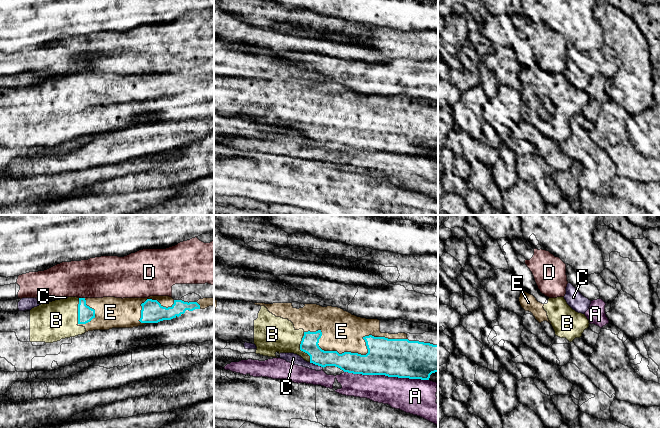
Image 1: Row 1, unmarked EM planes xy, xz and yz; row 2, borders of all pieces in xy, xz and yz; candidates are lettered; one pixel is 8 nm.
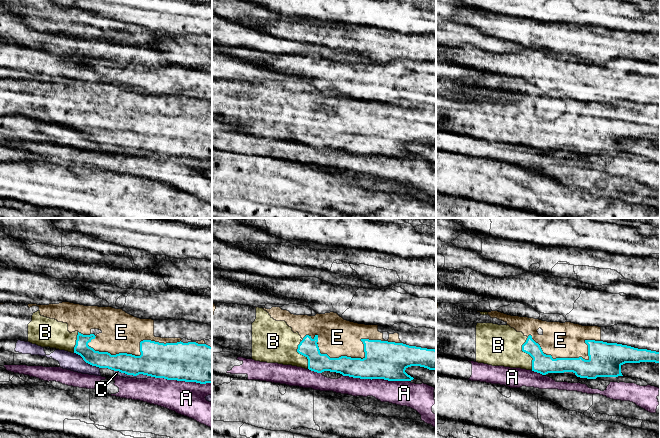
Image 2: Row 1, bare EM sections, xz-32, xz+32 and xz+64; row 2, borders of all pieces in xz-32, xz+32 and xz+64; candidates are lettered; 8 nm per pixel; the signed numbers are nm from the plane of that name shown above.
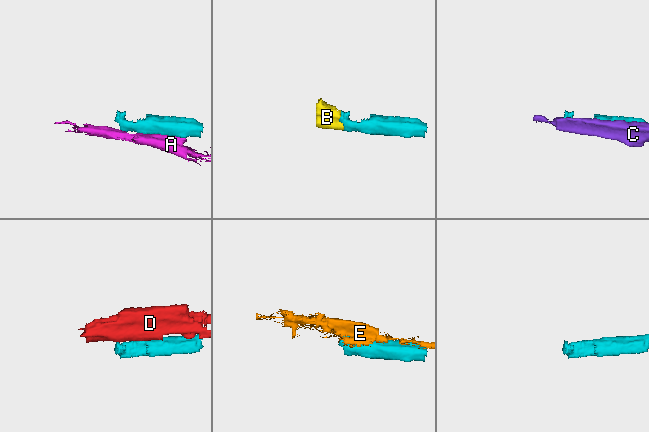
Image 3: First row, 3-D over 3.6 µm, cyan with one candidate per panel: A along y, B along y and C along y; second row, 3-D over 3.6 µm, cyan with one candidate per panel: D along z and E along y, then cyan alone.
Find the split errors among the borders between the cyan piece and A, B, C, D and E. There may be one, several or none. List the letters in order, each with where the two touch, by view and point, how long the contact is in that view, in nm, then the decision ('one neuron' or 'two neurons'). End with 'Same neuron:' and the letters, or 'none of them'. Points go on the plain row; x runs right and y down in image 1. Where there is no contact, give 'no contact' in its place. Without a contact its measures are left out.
A: contact xz (386, 151); length 700 nm; two neurons
B: contact xz (300, 124); length 240 nm; one neuron
C: contact xz (316, 140); length 130 nm; two neurons
D: contact xy (82, 74); length 50 nm; two neurons
E: contact xz (357, 129); length 850 nm; two neurons
Same neuron: B

